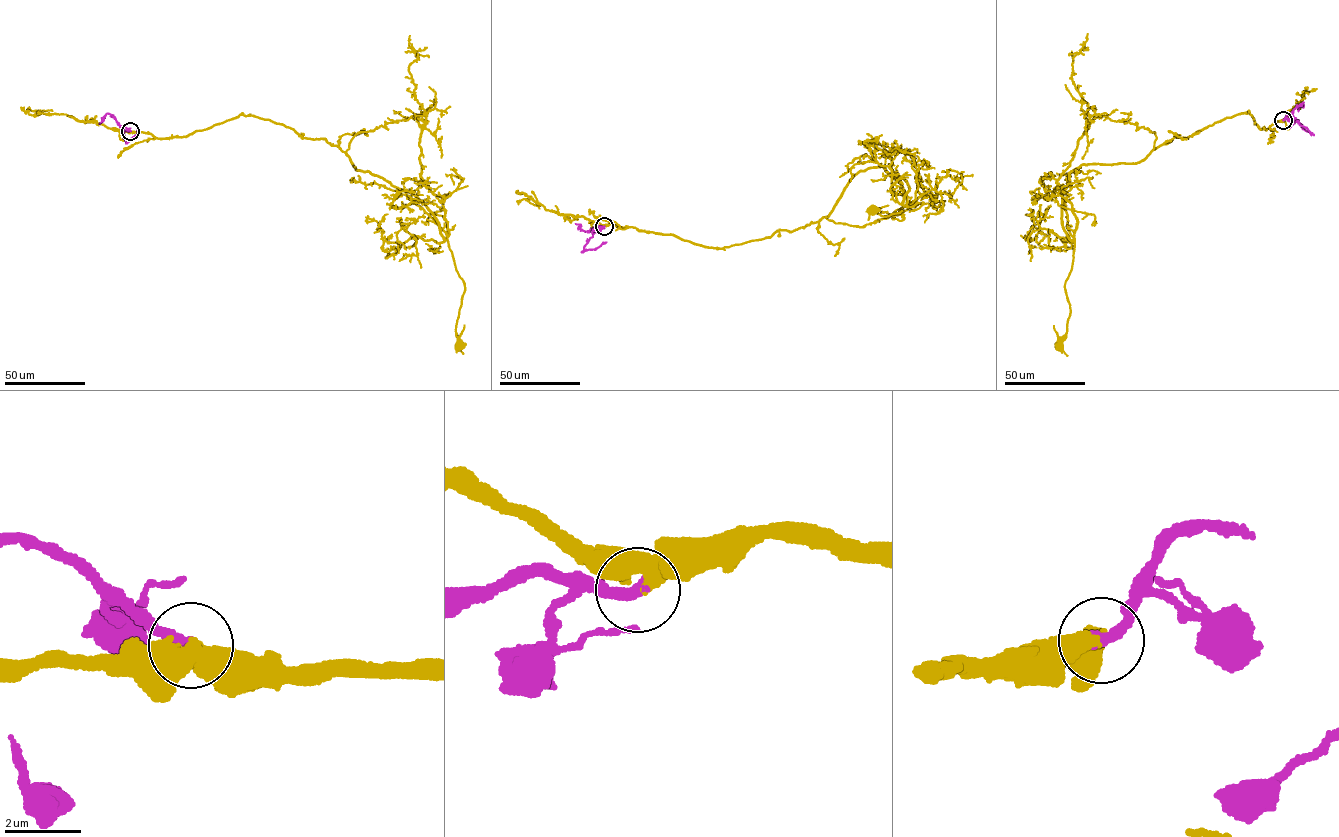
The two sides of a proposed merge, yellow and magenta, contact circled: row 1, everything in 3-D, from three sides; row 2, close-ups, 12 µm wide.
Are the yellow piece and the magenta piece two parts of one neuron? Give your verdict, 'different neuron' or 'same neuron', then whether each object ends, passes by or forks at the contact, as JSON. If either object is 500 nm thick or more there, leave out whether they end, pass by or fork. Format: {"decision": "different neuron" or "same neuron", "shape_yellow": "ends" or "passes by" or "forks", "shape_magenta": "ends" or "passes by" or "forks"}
{"decision": "same neuron", "shape_yellow": "passes by", "shape_magenta": "ends"}

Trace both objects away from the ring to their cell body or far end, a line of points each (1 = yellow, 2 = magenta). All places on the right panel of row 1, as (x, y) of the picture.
1: (1283, 120), (1260, 130), (1249, 112), (1239, 114), (1136, 163), (1070, 172), (1062, 219), (1074, 248), (1059, 347)
2: (1283, 120), (1291, 115), (1310, 133), (1296, 121)

